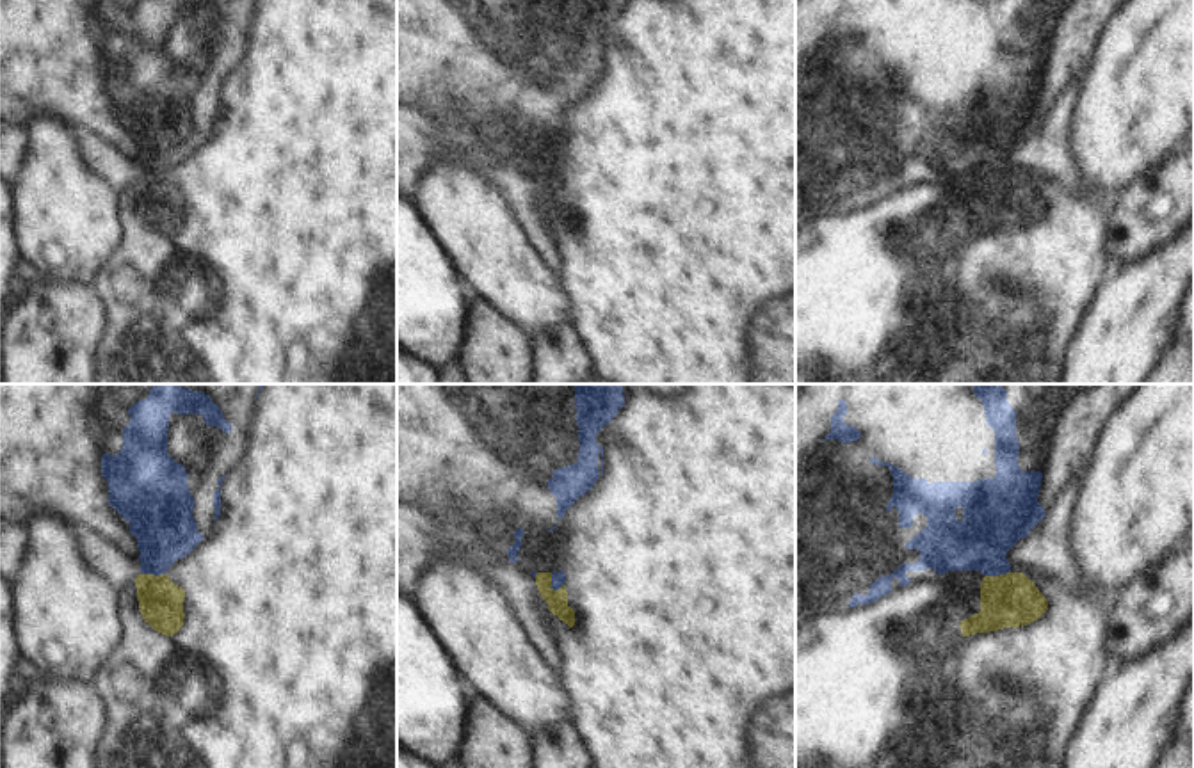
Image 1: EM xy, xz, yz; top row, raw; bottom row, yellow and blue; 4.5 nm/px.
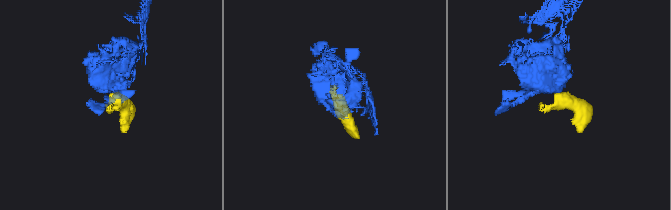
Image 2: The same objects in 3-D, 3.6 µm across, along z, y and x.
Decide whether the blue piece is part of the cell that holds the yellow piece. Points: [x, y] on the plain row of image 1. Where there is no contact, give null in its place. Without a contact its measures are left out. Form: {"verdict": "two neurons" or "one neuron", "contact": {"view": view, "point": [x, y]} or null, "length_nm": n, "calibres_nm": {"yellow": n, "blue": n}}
{"verdict": "two neurons", "contact": {"view": "xz", "point": [550, 185]}, "length_nm": 90, "calibres_nm": {"yellow": 100, "blue": 60}}

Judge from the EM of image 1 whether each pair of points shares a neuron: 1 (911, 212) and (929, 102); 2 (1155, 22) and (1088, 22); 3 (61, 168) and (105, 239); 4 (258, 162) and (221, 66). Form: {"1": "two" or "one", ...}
{"1": "two", "2": "two", "3": "one", "4": "two"}

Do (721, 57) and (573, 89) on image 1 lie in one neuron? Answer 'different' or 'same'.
different

